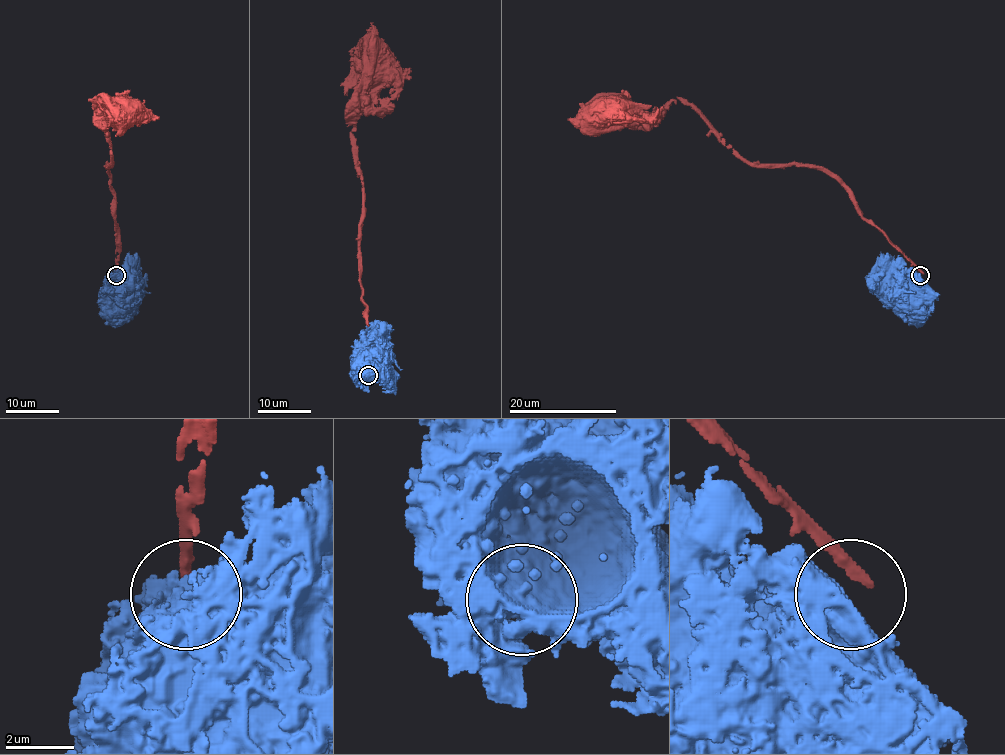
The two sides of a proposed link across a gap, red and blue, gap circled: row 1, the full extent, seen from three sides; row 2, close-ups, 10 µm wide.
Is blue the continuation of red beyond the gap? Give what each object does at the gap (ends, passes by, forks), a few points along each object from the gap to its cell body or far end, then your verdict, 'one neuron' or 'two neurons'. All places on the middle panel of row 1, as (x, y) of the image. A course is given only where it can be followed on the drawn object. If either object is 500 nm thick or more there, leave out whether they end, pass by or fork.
red via (368, 375), (368, 324), (360, 266), (362, 179), (356, 139), (350, 133), (360, 111), (364, 42), (373, 23) | blue via (368, 373), (369, 361) | two neurons

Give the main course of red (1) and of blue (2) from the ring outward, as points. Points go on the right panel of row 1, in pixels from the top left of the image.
1: (920, 273), (862, 215), (856, 199), (835, 179), (811, 167), (747, 163), (678, 99), (656, 115), (568, 119)
2: (918, 277), (901, 291), (900, 298), (906, 299)

